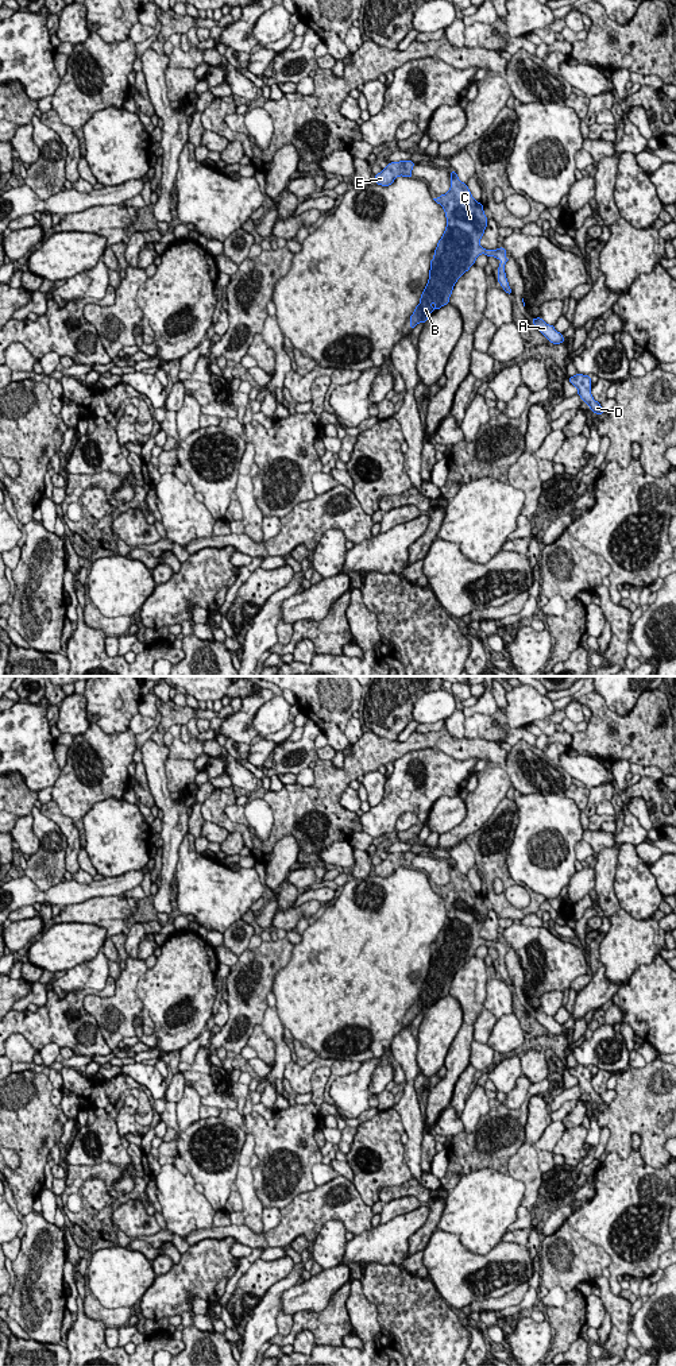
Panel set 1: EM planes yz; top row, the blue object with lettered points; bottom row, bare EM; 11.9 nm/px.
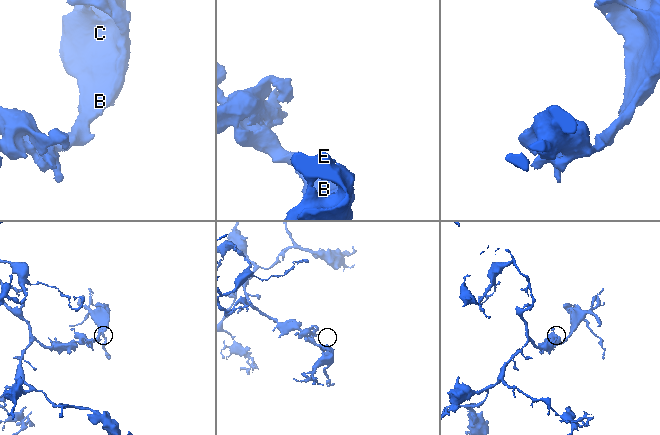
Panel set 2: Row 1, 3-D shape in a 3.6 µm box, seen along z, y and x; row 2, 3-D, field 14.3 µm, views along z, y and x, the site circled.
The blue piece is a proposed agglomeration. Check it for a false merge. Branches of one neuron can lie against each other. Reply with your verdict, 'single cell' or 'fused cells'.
single cell

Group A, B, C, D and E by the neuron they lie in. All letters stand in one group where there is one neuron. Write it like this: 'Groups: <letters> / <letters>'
Groups: A B C D E

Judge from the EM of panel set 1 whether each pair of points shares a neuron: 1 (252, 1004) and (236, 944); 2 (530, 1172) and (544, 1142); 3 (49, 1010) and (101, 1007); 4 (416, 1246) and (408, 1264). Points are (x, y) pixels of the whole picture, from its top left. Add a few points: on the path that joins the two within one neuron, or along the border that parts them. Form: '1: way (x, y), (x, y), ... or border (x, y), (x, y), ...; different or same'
1: border (247, 948), (239, 957); different
2: border (532, 1145), (537, 1150); different
3: border (91, 992), (84, 999), (84, 1008), (103, 1035); different
4: border (423, 1250), (414, 1251), (409, 1257); different

